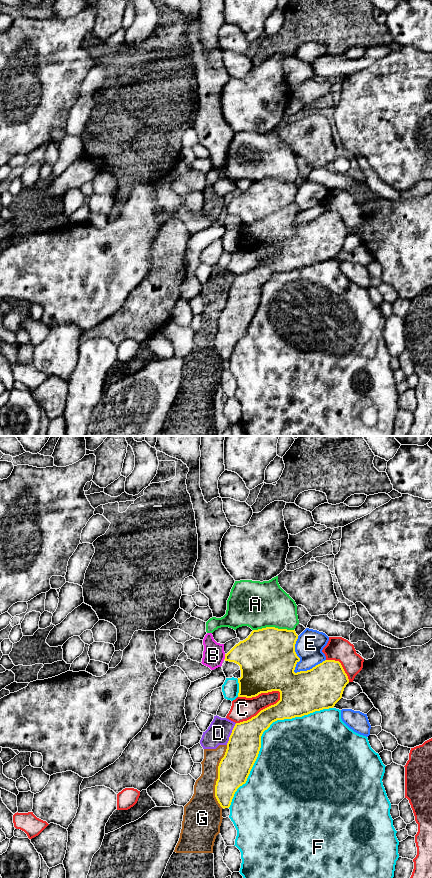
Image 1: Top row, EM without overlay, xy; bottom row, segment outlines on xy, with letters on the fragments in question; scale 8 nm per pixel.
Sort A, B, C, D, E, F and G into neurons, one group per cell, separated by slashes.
A / B / C / D G / E / F

